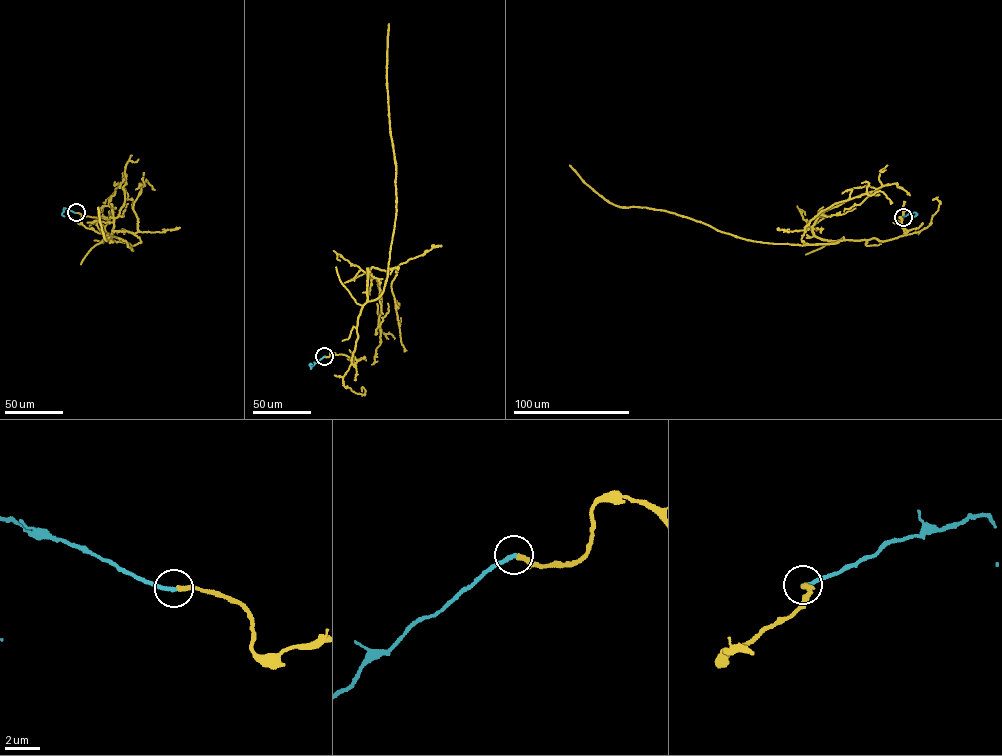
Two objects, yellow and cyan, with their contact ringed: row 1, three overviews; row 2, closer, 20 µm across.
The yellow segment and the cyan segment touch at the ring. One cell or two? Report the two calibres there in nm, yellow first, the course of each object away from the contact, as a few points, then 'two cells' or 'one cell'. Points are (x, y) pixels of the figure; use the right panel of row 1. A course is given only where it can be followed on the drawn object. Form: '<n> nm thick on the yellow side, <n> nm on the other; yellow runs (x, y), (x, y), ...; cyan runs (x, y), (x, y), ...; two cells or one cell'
300 nm thick on the yellow side, 280 nm on the other; yellow runs (903, 216), (898, 224), (907, 232), (887, 240), (757, 242), (665, 211), (616, 206), (569, 165); cyan runs (903, 216), (915, 212), (912, 220); one cell

